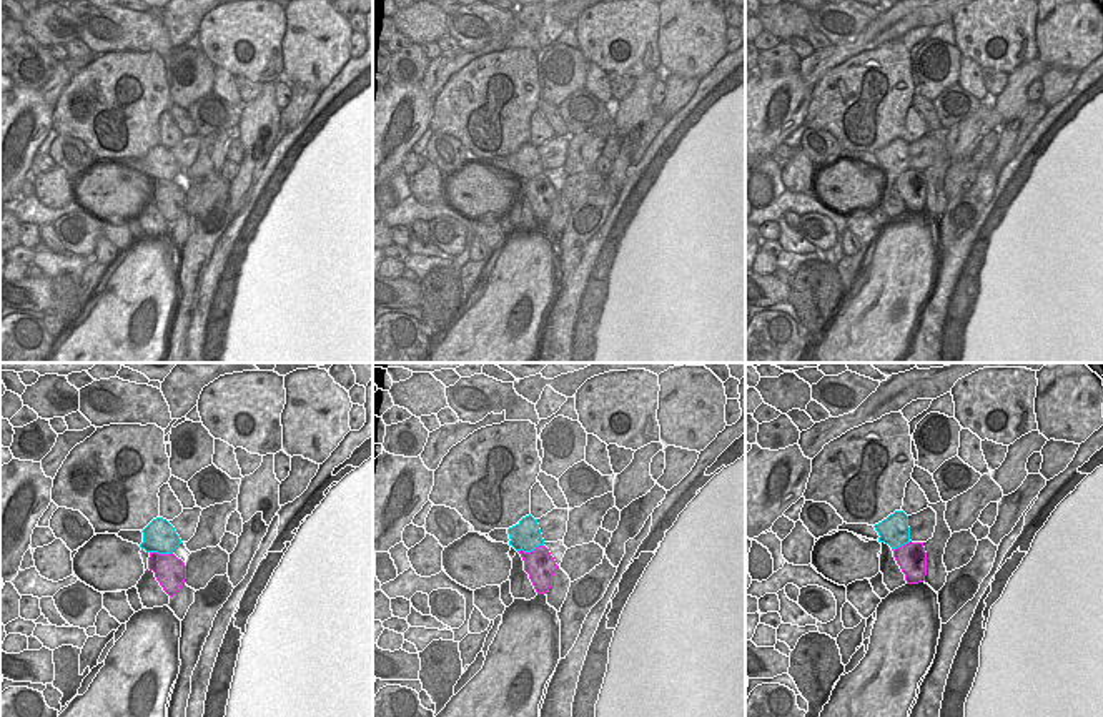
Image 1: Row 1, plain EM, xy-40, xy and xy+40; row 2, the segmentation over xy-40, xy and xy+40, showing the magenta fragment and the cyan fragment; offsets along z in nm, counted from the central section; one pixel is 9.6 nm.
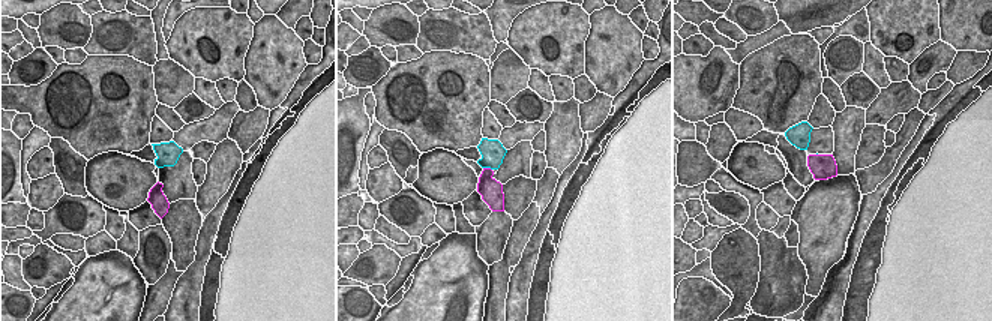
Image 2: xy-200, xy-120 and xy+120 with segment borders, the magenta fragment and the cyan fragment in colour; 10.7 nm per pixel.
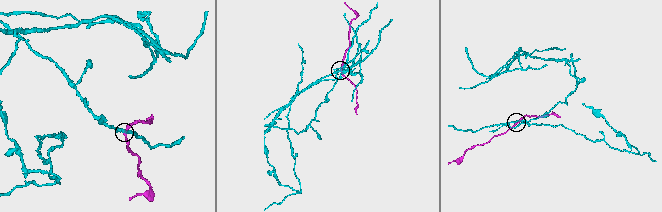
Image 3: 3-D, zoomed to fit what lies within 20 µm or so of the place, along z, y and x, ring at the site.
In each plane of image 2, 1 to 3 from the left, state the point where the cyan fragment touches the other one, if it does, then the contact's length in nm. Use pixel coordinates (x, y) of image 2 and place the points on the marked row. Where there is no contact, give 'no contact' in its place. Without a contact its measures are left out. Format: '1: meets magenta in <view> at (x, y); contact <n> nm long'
1: no contact
2: meets magenta in xy-120 at (488, 168); contact 100 nm long
3: no contact

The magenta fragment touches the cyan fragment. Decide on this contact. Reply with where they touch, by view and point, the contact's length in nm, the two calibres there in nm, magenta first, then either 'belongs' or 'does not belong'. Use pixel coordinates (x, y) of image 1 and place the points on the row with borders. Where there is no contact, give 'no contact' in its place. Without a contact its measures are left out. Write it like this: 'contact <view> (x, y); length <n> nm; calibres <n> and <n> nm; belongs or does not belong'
contact xy (531, 551); length 260 nm; calibres 300 and 280 nm; does not belong

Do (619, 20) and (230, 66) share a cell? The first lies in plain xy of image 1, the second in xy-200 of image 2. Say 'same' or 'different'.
same

